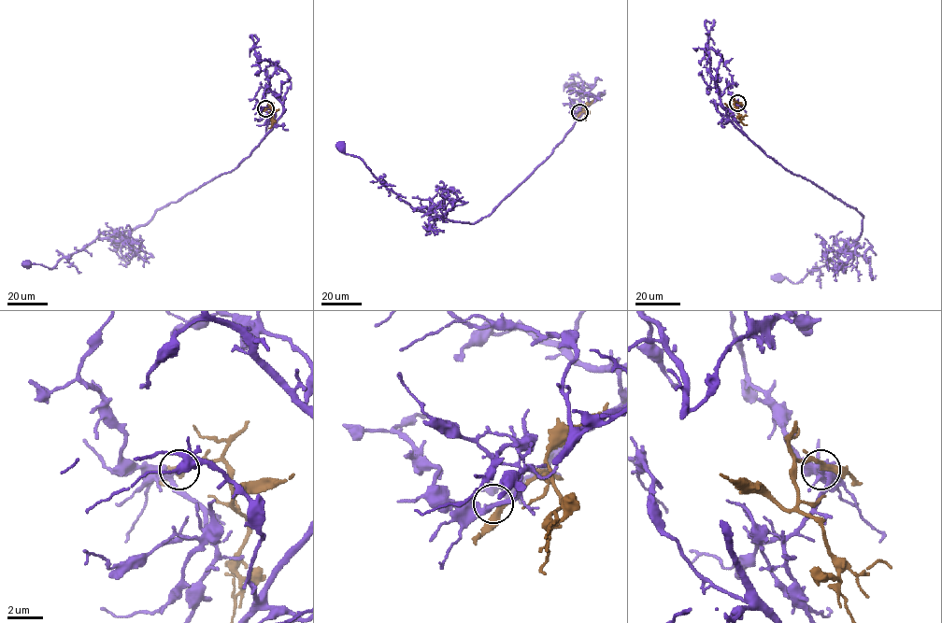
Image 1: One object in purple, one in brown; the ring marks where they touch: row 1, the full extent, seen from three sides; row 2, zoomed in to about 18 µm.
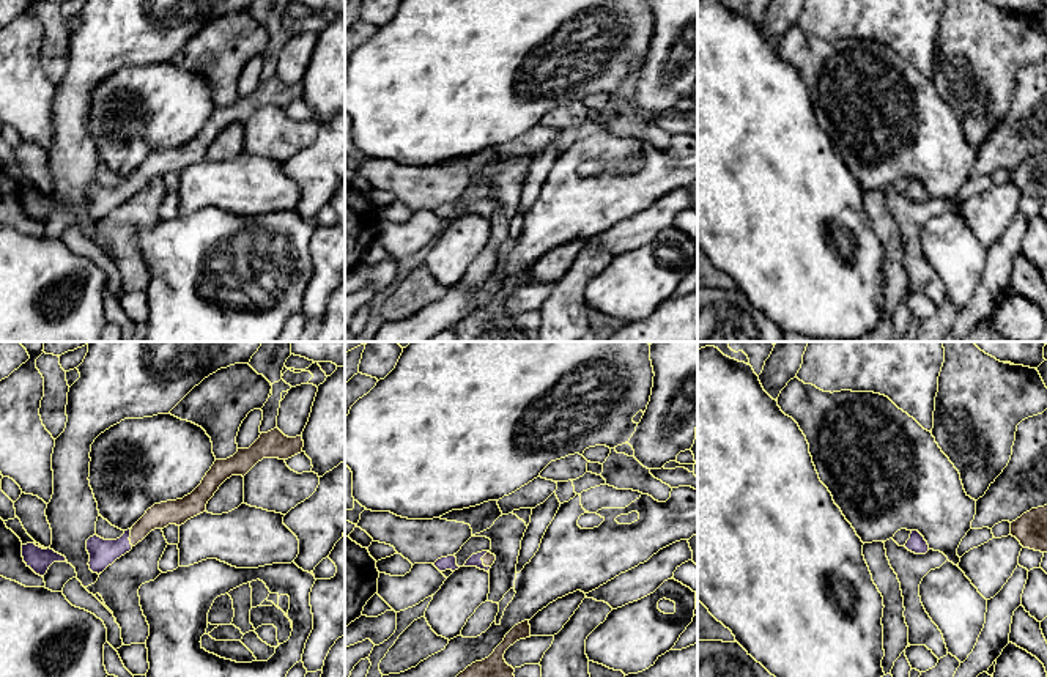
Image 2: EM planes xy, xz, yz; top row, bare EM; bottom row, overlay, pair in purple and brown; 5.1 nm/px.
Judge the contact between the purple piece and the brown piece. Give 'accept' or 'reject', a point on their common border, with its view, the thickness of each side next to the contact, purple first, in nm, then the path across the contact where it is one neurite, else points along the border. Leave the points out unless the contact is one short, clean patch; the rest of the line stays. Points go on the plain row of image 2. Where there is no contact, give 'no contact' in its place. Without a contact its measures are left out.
reject; meets purple in xy at (129, 183); 140 nm thick on the purple side, 130 nm on the other

